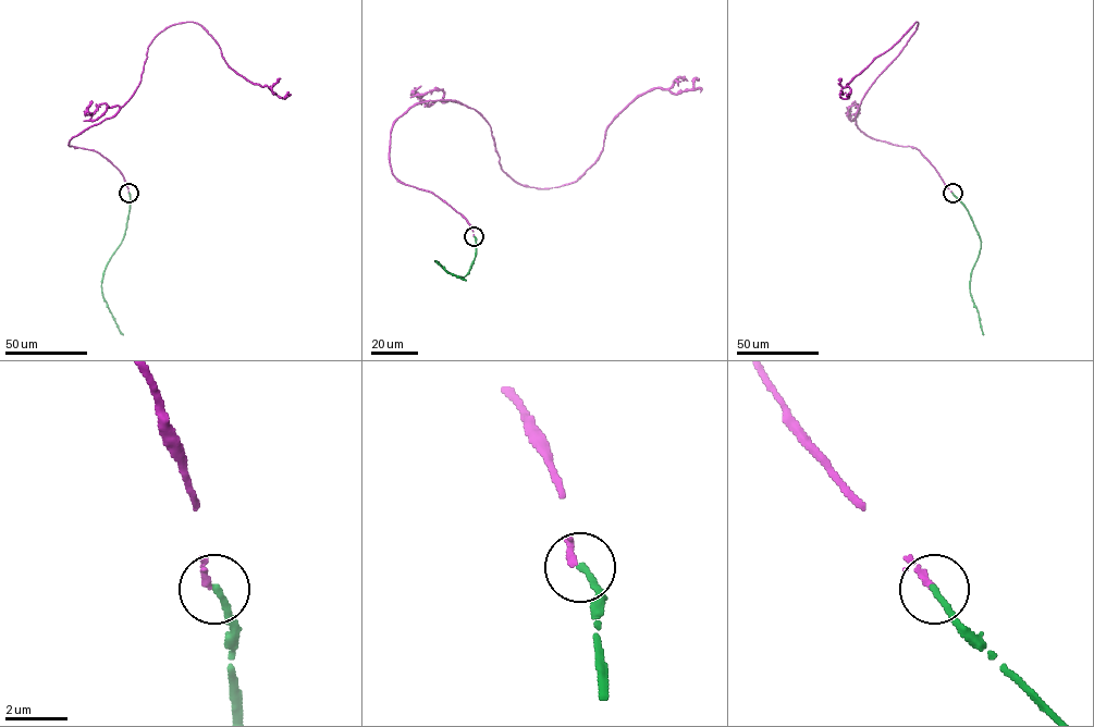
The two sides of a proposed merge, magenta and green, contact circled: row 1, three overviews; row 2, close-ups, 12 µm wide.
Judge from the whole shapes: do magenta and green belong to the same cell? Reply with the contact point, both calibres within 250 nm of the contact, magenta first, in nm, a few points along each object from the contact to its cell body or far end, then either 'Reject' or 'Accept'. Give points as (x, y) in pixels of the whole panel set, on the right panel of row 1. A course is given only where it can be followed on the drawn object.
Place: (953, 193). Thickness 150 nm (magenta) against 220 nm. Course of magenta: (951, 193), (919, 149), (871, 138), (856, 124), (861, 100), (918, 22), (847, 84), (848, 98), (841, 91). Course of green: (953, 193), (967, 210), (981, 239), (970, 292), (983, 334). Reject

